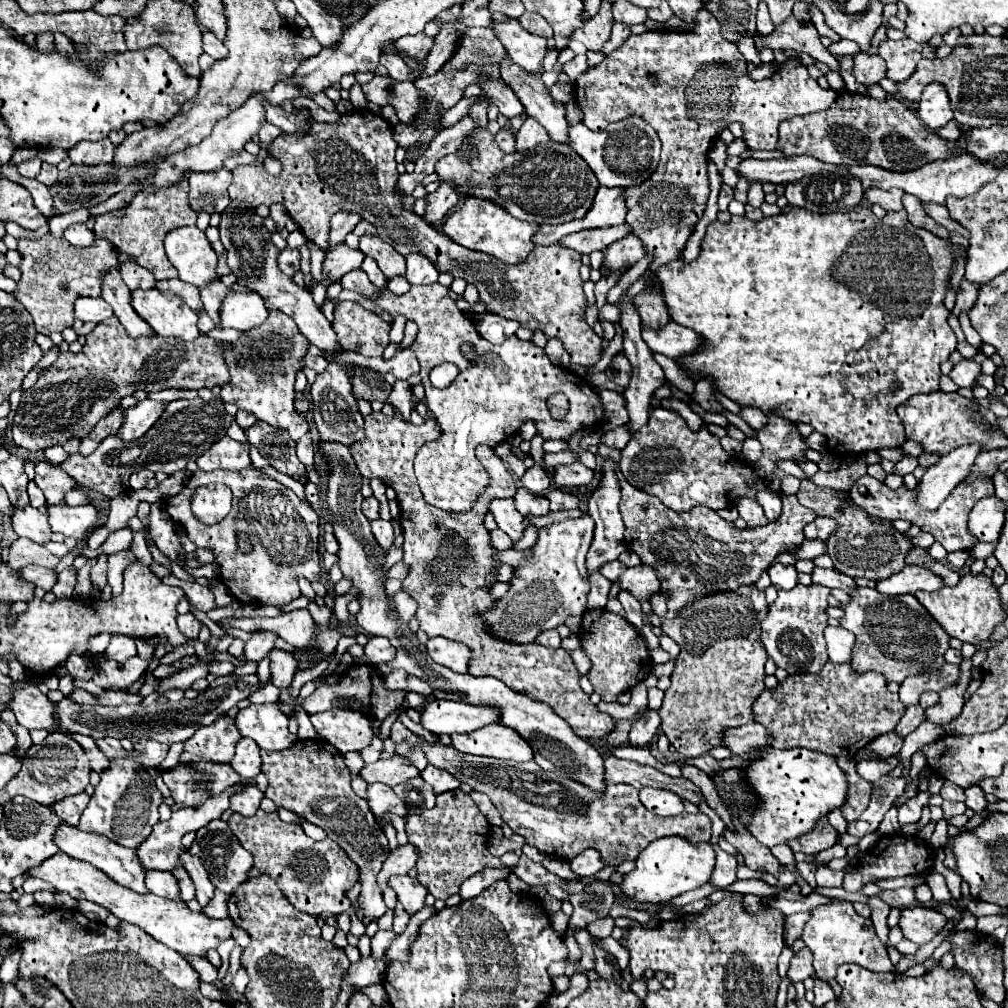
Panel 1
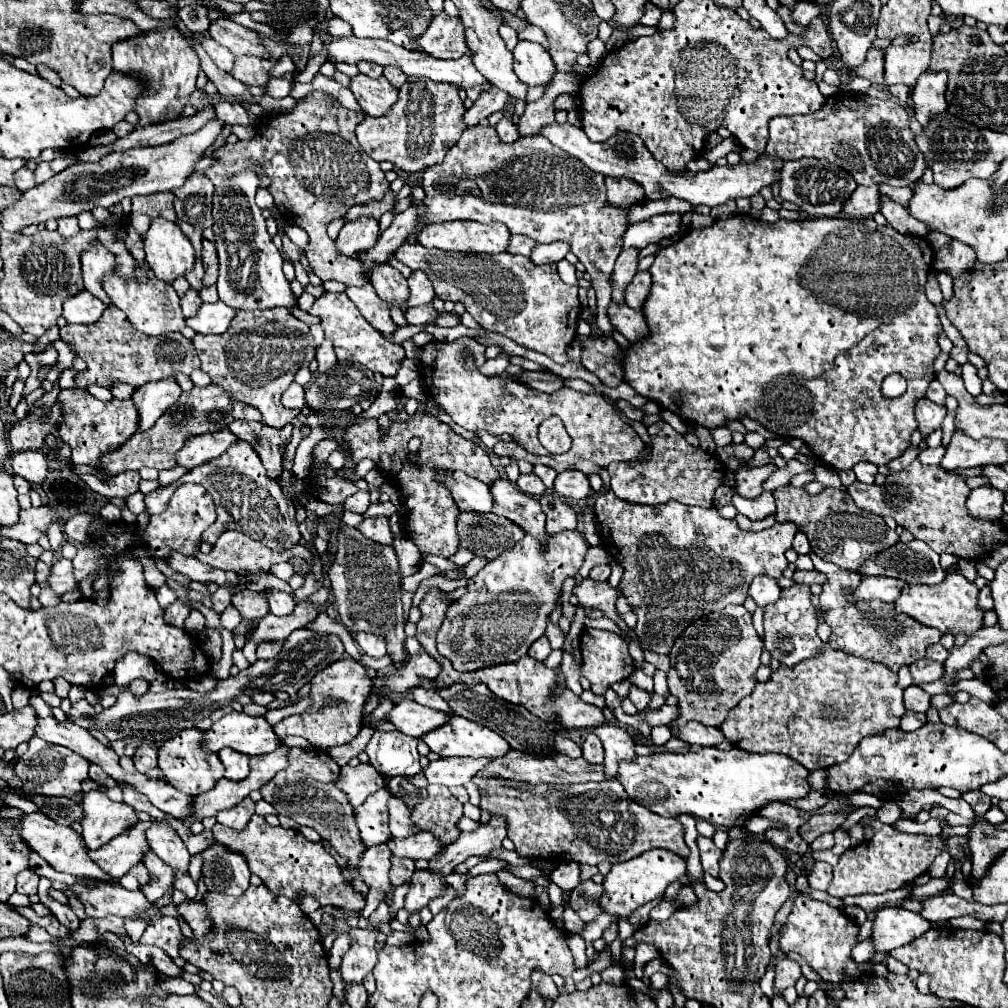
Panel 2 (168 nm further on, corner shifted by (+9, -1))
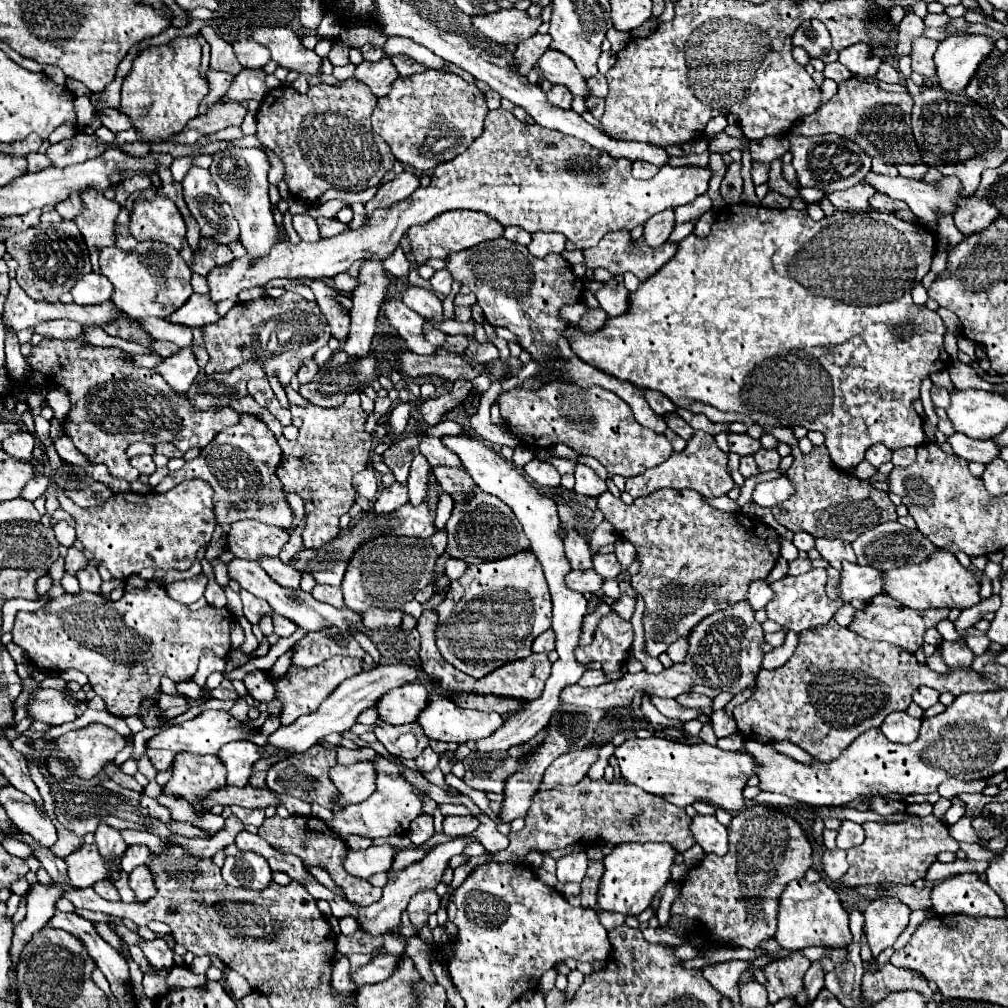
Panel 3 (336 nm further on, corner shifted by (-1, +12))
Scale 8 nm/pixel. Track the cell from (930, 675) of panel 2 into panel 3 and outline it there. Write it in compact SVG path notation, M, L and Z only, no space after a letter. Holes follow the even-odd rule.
M944 641L938 647L938 653L942 661L948 665L948 669L968 669L974 661L974 655L964 641L956 641L956 643Z

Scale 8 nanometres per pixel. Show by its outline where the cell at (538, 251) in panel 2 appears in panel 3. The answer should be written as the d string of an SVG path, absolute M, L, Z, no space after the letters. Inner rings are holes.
M534 233L528 251L536 257L546 257L550 253L562 253L568 239L562 233Z

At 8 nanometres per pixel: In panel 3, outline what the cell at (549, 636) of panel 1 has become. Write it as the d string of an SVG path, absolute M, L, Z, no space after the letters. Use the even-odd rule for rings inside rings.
M548 629L548 631L544 631L536 641L534 641L534 651L538 653L538 651L542 651L542 653L550 653L552 649L554 649L554 633L552 633L552 629Z

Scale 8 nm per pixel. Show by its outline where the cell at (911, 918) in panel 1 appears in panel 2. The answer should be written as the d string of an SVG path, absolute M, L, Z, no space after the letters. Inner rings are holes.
M884 906L874 916L872 944L876 954L888 954L894 948L914 942L914 938L922 936L926 930L930 930L930 922L920 914L900 906Z

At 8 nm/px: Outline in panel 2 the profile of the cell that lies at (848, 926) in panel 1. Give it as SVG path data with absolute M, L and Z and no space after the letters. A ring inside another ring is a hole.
M798 894L794 898L792 912L780 932L780 950L784 954L798 952L806 958L806 962L828 982L838 984L844 980L854 980L872 970L870 964L856 964L850 960L850 952L856 946L858 926L838 908L818 902L806 894Z

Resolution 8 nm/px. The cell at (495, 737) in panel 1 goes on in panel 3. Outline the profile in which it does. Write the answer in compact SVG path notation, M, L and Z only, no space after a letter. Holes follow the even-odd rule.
M430 691L428 709L420 713L418 721L424 725L424 733L428 733L430 739L446 743L466 743L490 737L504 725L504 717L498 713L460 709L434 691Z

